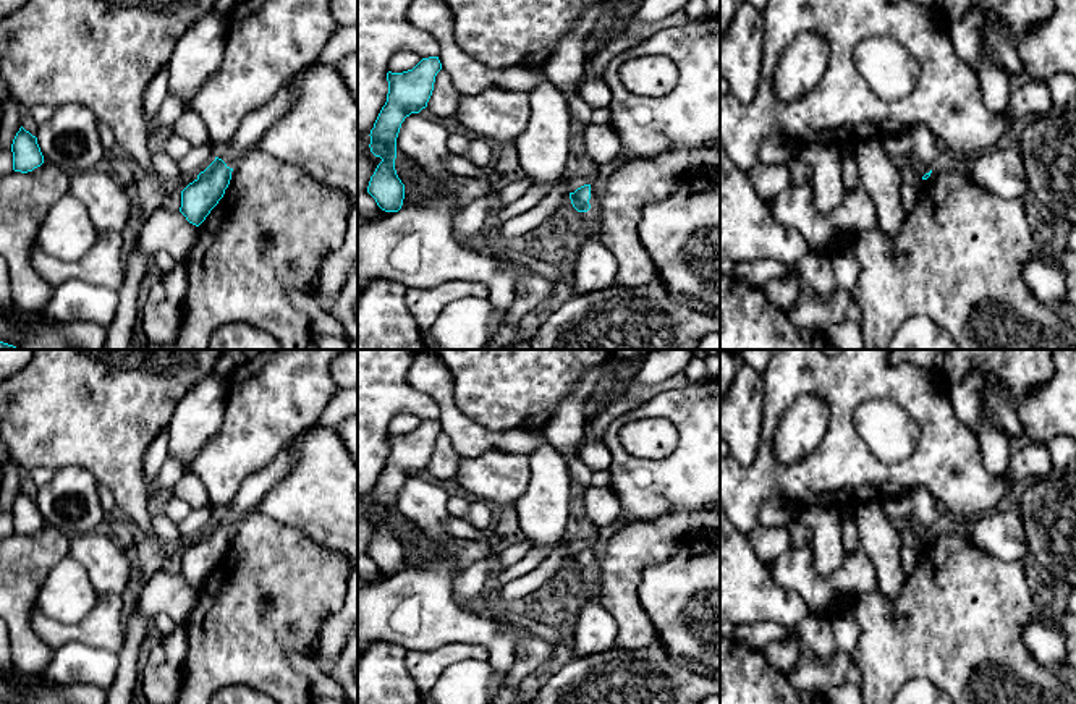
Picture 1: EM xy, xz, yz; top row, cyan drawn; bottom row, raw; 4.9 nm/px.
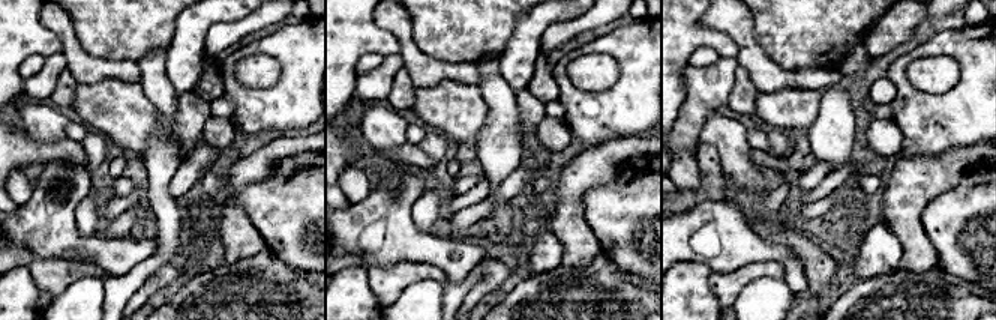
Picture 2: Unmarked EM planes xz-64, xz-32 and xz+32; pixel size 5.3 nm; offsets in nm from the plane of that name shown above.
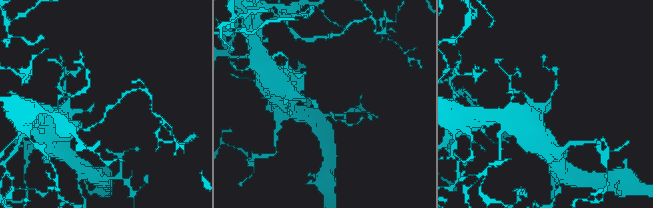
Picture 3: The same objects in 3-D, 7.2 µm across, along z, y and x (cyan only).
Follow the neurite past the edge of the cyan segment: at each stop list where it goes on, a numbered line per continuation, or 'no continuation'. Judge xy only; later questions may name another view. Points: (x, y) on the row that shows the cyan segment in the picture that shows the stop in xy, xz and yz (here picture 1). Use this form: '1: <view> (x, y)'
1: xy (256, 123)

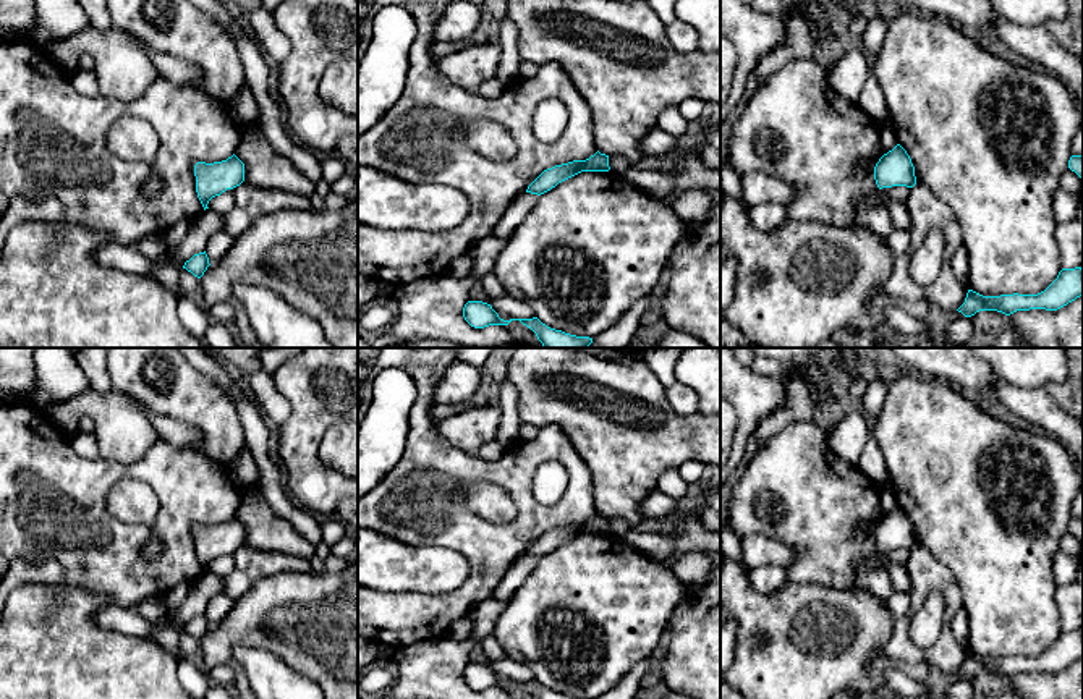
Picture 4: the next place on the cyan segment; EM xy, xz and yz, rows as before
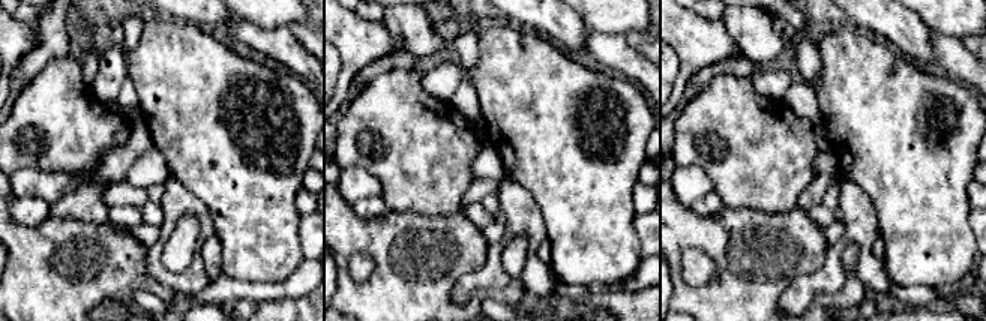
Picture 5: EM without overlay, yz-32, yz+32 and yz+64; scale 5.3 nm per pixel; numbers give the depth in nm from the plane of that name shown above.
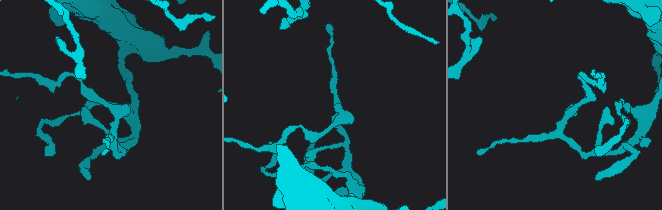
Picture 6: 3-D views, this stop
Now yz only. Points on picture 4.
no continuation

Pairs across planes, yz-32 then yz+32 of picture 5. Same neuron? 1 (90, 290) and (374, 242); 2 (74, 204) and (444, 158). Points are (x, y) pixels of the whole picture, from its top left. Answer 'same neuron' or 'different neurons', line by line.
1: same neuron
2: same neuron

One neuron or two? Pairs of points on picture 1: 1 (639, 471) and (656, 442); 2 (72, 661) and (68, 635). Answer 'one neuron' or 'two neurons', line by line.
1: two neurons
2: two neurons

